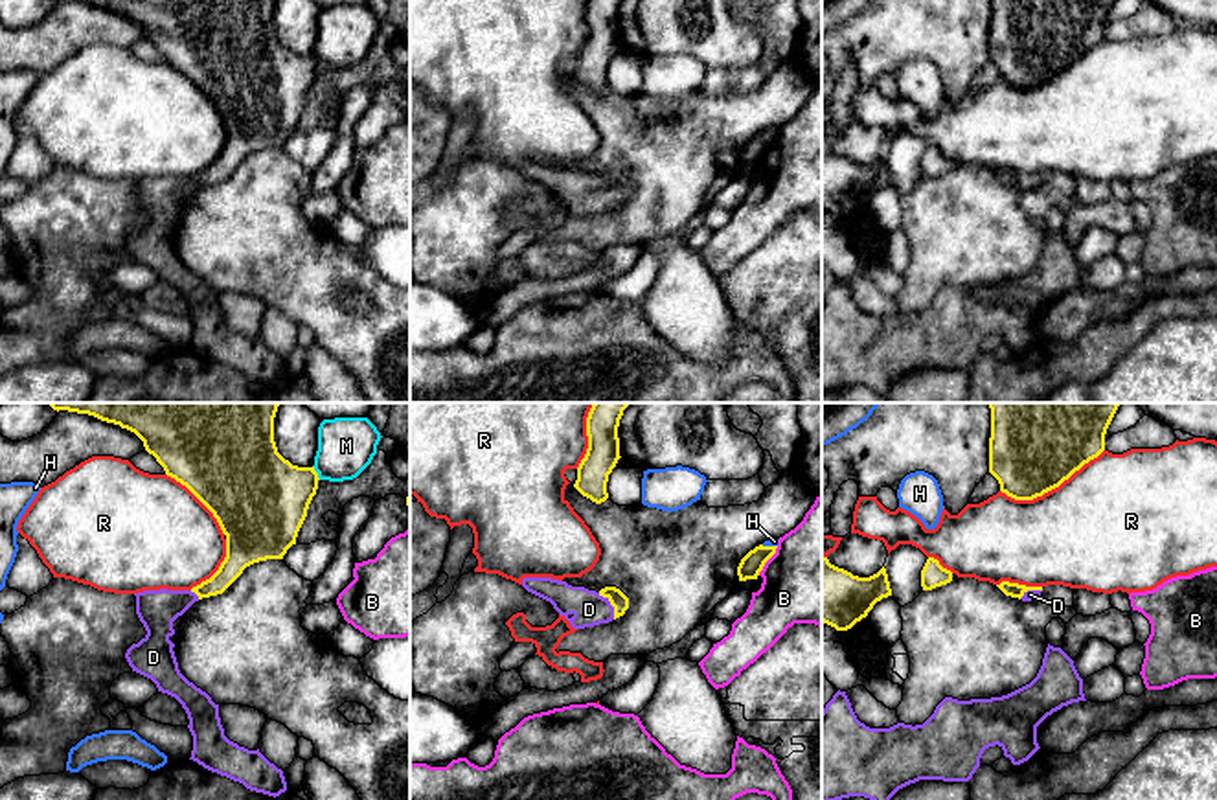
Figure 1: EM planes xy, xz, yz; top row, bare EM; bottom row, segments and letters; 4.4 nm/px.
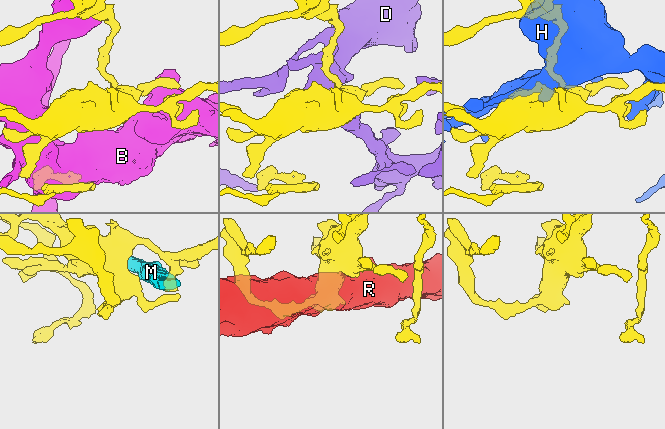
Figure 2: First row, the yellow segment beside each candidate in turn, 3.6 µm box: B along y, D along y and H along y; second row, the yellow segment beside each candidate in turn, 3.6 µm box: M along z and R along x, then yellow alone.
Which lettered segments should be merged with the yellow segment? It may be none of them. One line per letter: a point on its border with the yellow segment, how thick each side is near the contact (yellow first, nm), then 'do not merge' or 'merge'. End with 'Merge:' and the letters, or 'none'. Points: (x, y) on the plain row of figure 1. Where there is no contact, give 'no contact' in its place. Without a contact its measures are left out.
B: meets yellow in xz at (767, 148); 100 nm thick on the yellow side, 440 nm on the other; do not merge
D: meets yellow in xz at (611, 192); 80 nm thick on the yellow side, 150 nm on the other; merge
H: meets yellow in xz at (769, 135); 100 nm thick on the yellow side, 30 nm on the other; do not merge
M: meets yellow in xy at (317, 61); 380 nm thick on the yellow side, 260 nm on the other; do not merge
R: meets yellow in yz at (1052, 76); 360 nm thick on the yellow side, 480 nm on the other; do not merge
Merge: D

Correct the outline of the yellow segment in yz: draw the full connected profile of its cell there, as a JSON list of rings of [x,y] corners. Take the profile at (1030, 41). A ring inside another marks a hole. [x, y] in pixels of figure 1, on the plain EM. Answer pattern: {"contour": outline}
{"contour": [[[991,0],[989,61],[1015,88],[1059,75],[1105,39],[1116,0]]]}

